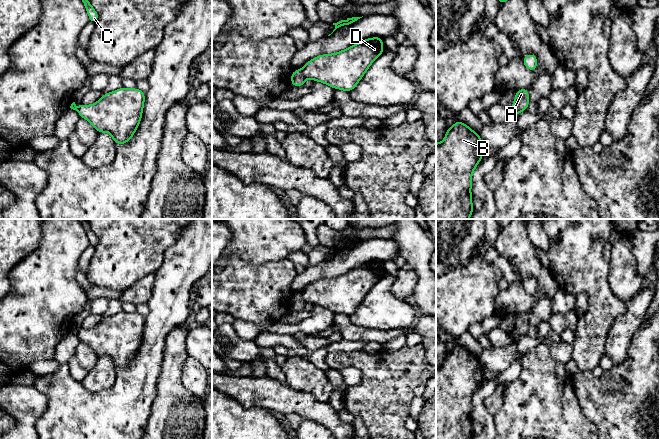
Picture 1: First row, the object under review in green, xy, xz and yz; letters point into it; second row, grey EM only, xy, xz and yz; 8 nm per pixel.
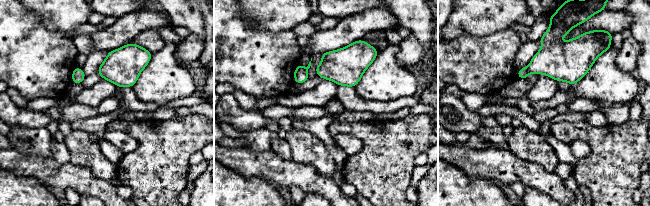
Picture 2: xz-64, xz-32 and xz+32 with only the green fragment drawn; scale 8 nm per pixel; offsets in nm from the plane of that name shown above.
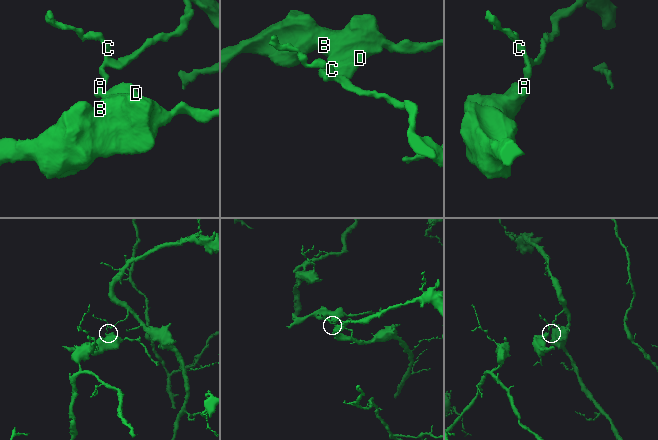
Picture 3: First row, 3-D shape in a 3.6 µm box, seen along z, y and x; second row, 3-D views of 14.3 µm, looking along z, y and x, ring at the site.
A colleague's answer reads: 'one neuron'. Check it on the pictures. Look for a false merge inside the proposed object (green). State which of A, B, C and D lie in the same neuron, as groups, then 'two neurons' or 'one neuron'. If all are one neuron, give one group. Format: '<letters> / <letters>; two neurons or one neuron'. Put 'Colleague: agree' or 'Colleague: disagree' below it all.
A C / B D; two neurons
Colleague: disagree

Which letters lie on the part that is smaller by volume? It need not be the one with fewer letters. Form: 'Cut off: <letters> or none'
Cut off: B, D

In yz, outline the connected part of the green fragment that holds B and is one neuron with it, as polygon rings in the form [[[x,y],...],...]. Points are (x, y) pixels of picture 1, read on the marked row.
[[[459,120],[446,129],[444,140],[436,143],[436,219],[469,219],[472,215],[472,174],[483,158],[484,145],[479,133]]]

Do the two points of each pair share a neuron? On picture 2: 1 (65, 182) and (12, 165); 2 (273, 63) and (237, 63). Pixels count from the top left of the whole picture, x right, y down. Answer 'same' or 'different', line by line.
1: same
2: same

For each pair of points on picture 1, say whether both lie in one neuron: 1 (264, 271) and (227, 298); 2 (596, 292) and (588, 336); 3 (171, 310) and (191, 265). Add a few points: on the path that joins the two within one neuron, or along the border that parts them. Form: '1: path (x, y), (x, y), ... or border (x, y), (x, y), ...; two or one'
1: path (254, 280), (244, 292), (237, 293); one
2: path (596, 303), (595, 325); one
3: path (173, 299), (178, 294), (178, 278), (180, 276); one

